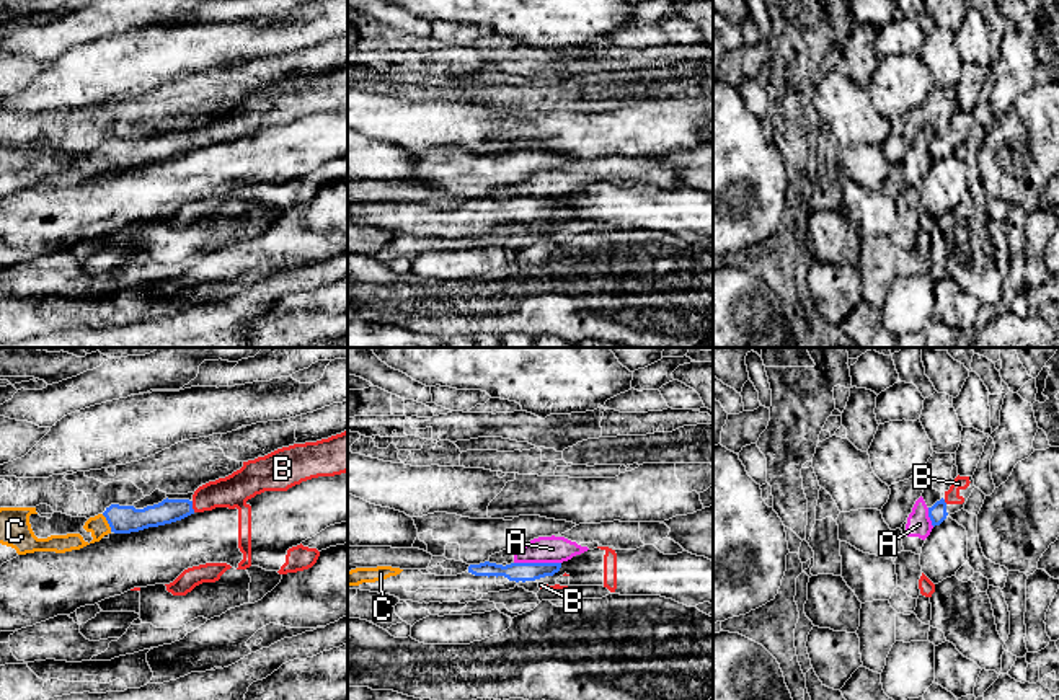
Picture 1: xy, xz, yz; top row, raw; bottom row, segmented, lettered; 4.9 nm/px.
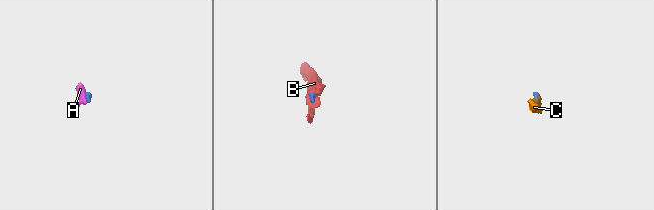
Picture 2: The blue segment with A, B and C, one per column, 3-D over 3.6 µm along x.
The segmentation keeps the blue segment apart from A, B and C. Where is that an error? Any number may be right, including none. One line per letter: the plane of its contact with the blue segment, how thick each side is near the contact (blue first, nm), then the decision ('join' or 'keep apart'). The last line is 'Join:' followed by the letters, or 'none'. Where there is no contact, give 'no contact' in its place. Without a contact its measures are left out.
A: contact in xz; calibres 100 and 130 nm; keep apart
B: contact in xy; calibres 120 and 160 nm; join
C: contact in xy; calibres 140 and 100 nm; join
Join: B, C

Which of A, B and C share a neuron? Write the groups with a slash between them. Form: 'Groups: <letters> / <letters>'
Groups: A / B C

